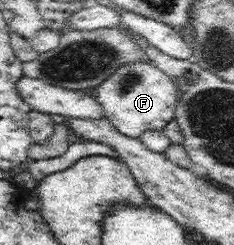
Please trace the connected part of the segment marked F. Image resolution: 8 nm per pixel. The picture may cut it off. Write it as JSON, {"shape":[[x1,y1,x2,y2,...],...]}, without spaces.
{"shape":[[151,62,126,64,113,71,93,90,93,97,103,108,103,115,123,135,139,138,147,130,163,130,175,119,178,89,175,82]]}

